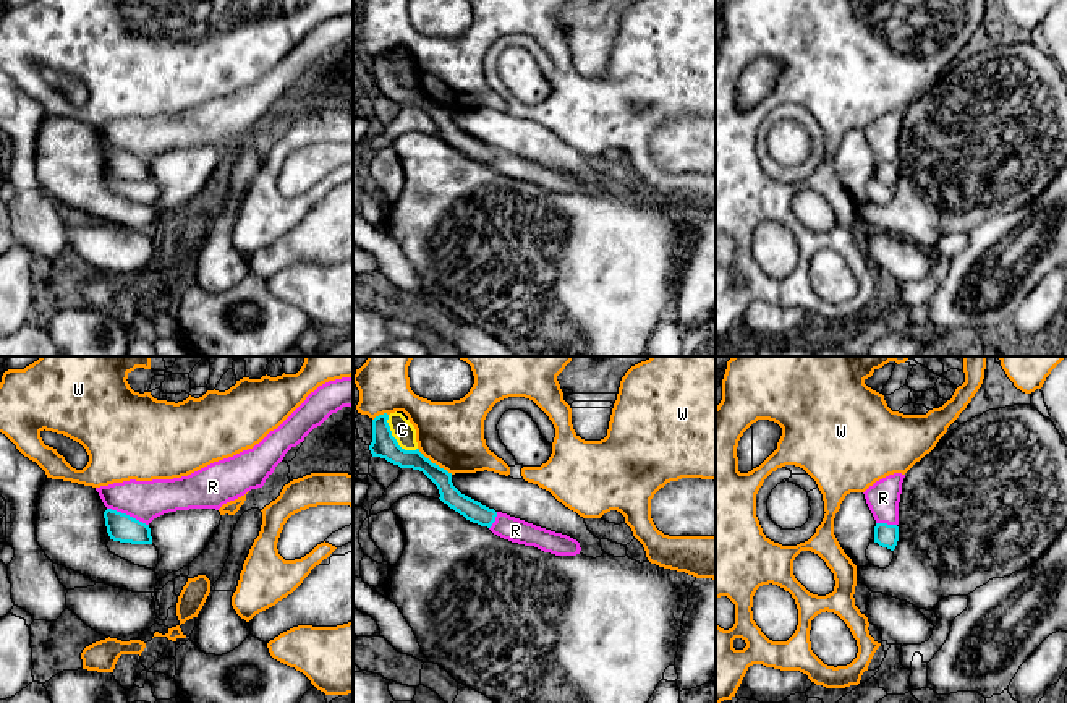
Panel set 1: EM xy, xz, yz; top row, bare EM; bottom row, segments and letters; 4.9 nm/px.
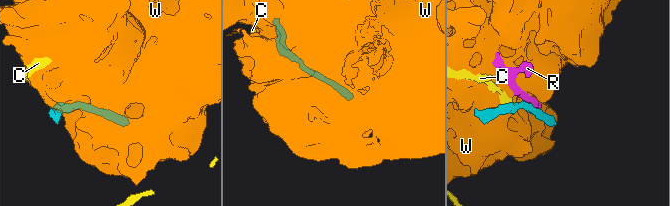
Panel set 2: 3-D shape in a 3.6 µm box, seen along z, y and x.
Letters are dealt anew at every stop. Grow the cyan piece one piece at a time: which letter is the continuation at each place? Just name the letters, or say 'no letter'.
R

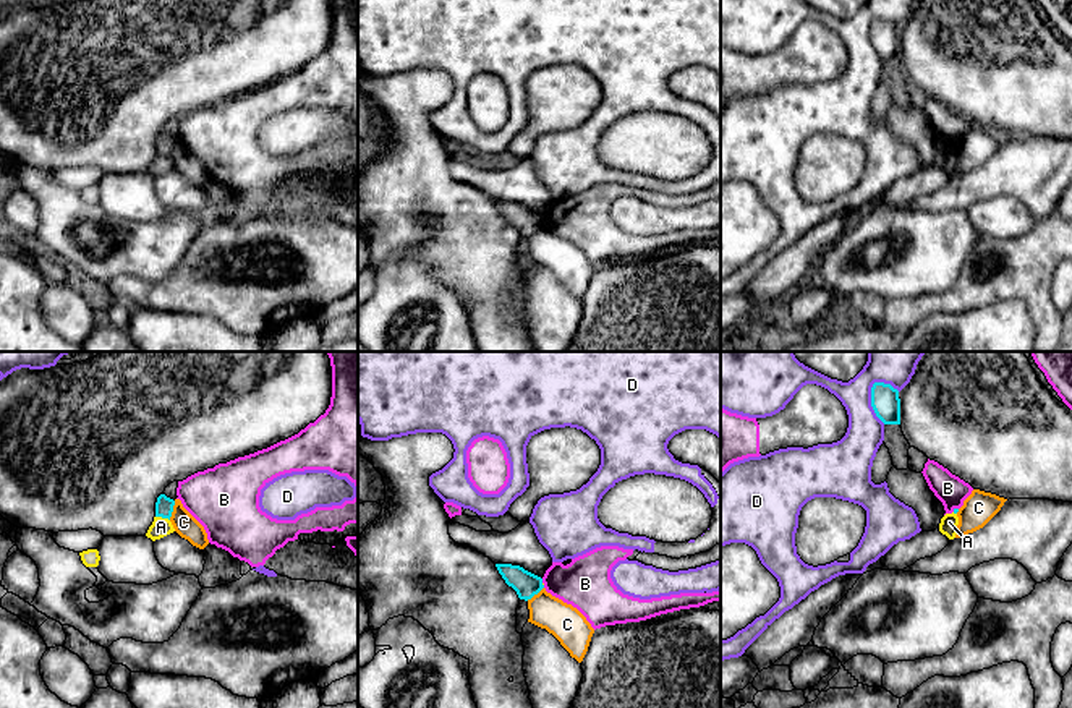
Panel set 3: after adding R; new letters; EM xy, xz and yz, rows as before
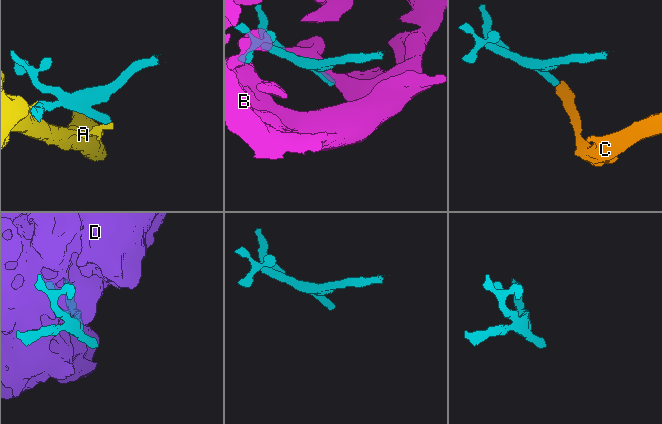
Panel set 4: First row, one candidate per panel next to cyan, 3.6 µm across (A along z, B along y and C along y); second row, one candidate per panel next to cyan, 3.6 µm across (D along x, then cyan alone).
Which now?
no letter

